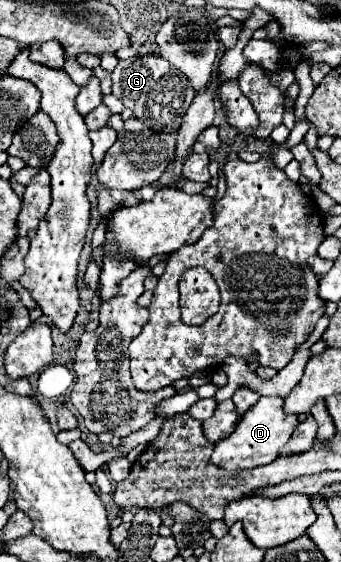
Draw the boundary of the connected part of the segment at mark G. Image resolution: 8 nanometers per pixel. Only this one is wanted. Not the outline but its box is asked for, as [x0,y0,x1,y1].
[112,54,194,134]

